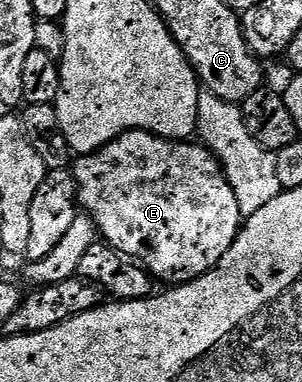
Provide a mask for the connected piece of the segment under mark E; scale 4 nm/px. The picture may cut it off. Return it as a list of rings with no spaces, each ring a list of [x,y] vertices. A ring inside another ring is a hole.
[[[125,131],[117,139],[111,140],[106,147],[100,147],[91,155],[82,155],[71,167],[75,181],[77,182],[77,202],[80,210],[92,219],[97,227],[98,236],[116,251],[122,251],[124,255],[130,255],[136,259],[158,284],[180,285],[190,283],[201,275],[207,274],[216,267],[223,253],[231,249],[237,232],[243,226],[243,216],[240,213],[239,204],[235,199],[235,191],[228,183],[228,177],[221,167],[220,161],[209,149],[197,141],[174,141],[164,139],[161,135],[153,135],[150,131]]]

